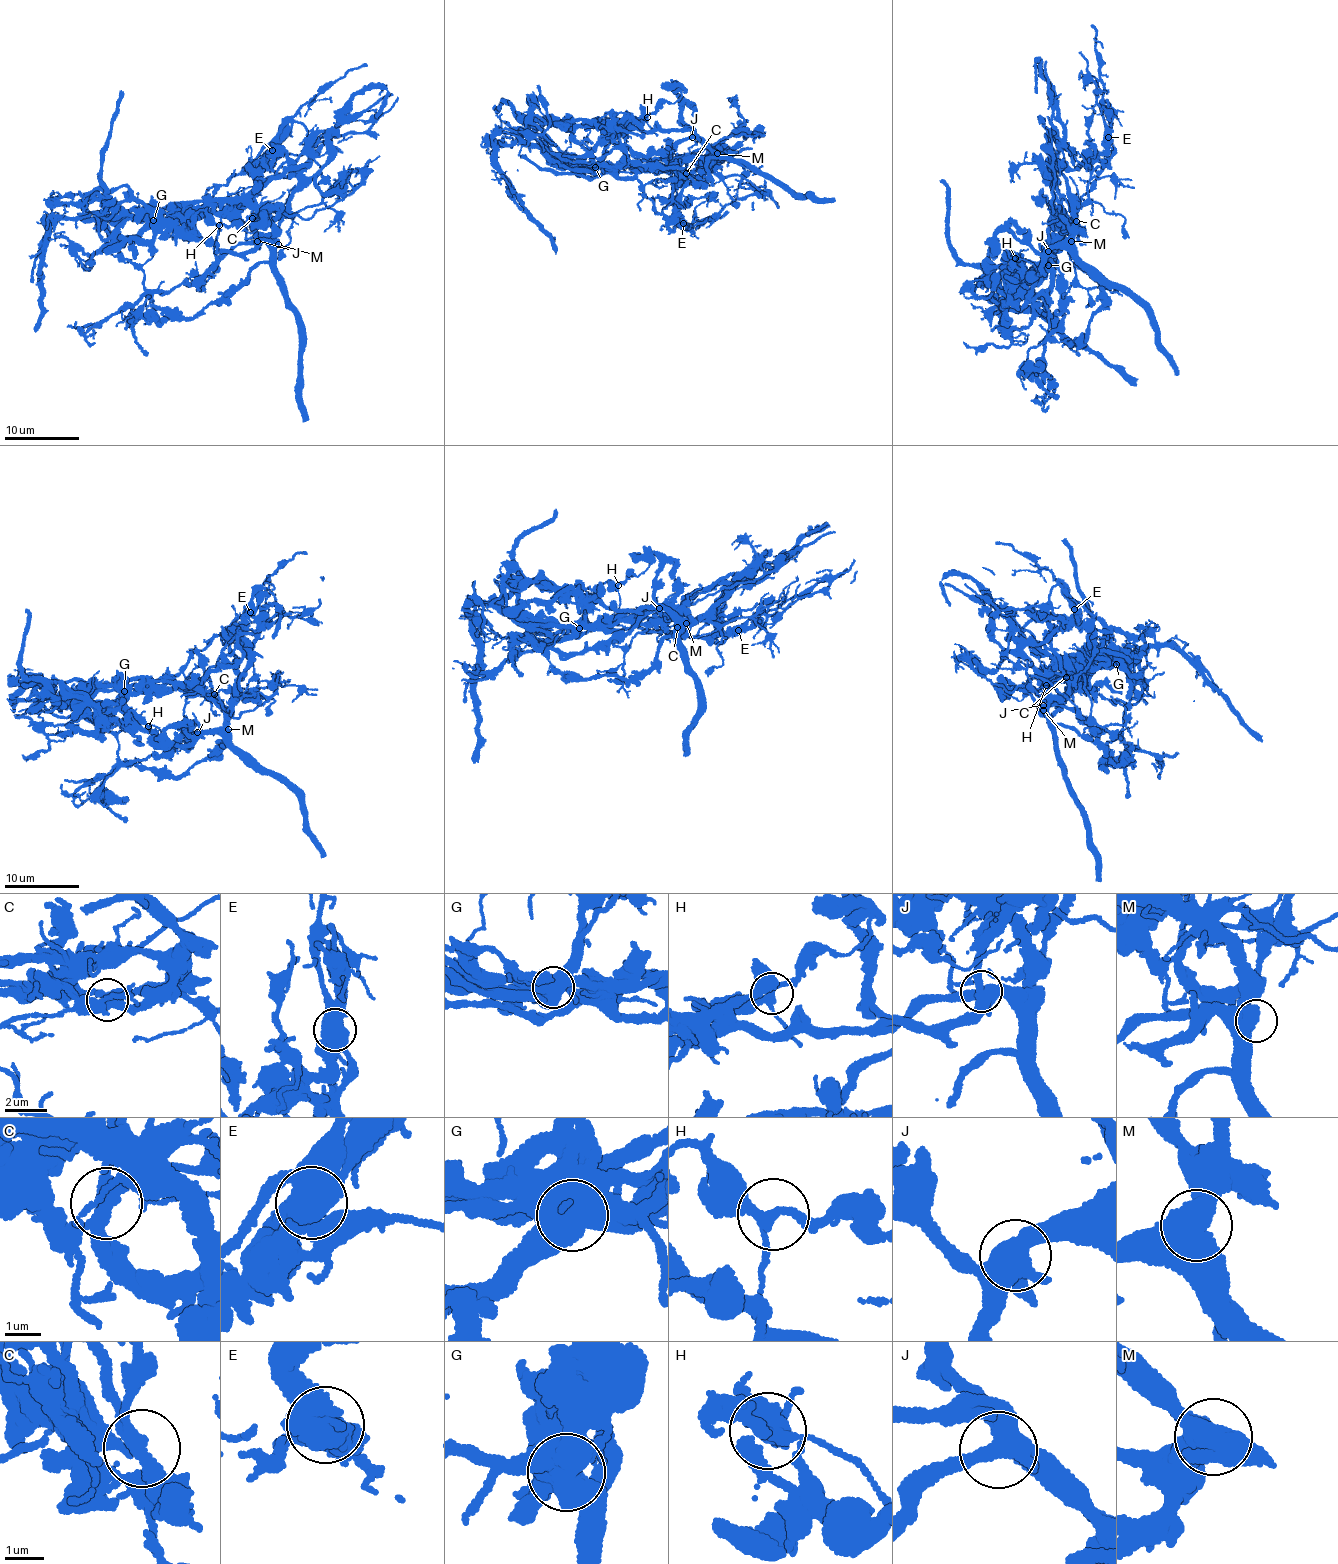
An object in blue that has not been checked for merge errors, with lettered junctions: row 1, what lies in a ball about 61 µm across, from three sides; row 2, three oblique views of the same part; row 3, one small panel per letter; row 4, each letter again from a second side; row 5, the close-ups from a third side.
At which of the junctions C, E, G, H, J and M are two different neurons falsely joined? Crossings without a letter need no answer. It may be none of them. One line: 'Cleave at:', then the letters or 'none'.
Cleave at: C, E, G

